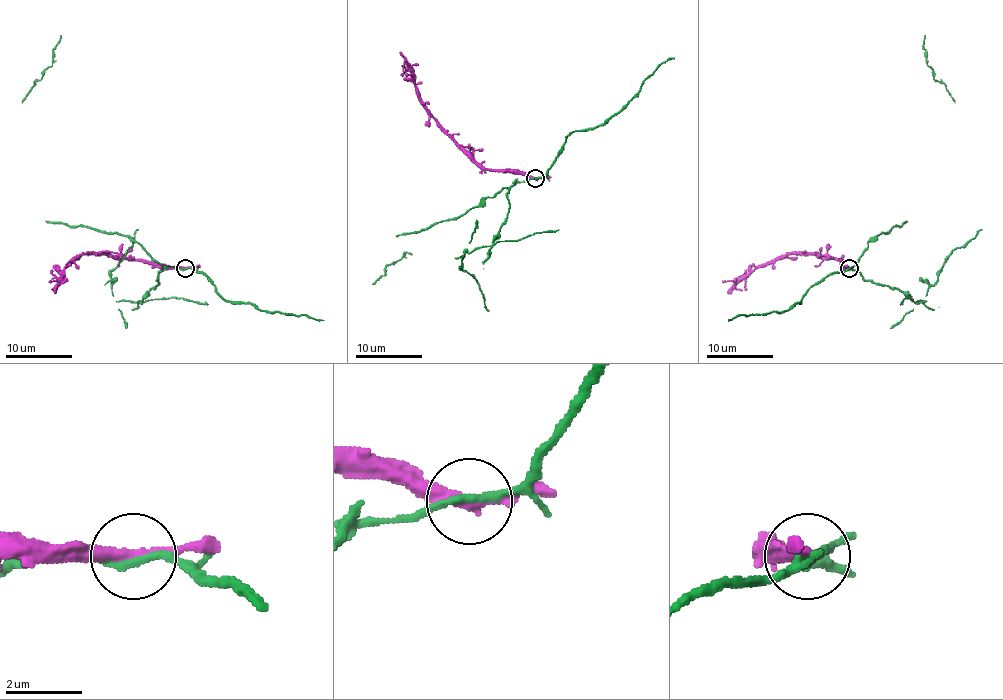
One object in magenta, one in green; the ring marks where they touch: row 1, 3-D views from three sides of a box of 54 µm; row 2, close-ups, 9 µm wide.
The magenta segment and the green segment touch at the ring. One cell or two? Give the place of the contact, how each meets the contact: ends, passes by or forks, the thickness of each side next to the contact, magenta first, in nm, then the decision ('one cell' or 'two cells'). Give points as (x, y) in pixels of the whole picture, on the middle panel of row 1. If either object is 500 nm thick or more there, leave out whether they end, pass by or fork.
place (535, 178); magenta passes by; green passes by; calibres 280 and 200 nm; two cells

